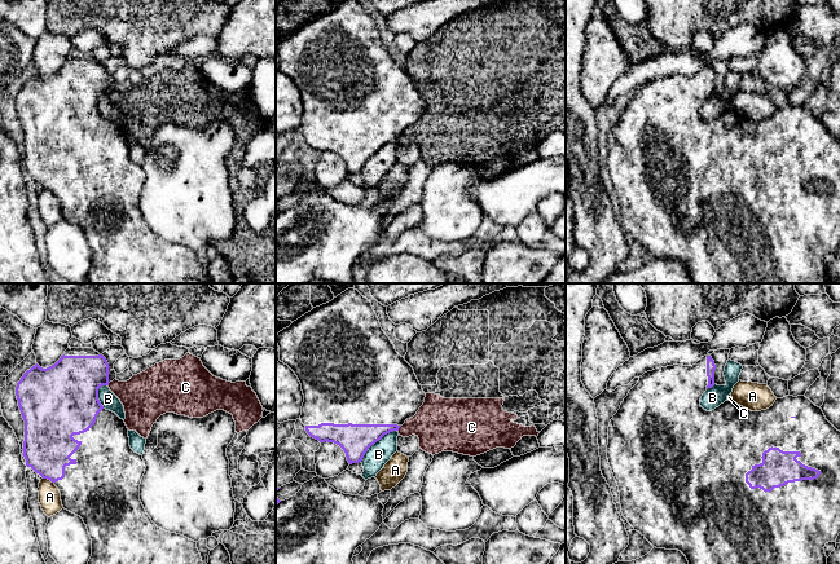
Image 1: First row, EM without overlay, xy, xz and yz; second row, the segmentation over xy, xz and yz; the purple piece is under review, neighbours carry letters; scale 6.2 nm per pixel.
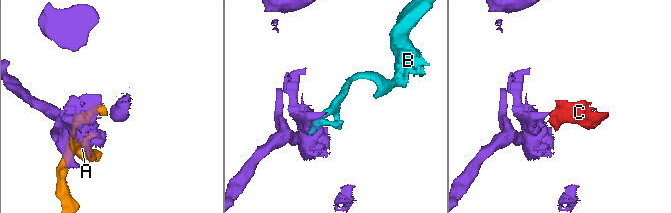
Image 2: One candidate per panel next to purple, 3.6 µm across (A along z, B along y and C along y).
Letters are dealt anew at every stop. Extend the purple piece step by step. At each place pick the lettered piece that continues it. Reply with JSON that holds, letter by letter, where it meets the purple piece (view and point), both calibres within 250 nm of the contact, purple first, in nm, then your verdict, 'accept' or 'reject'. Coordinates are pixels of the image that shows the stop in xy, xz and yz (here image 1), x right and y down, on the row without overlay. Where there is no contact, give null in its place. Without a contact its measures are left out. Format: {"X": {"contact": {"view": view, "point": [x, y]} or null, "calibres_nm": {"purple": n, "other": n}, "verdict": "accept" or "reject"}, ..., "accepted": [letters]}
{"A": {"contact": {"view": "xy", "point": [48, 189]}, "calibres_nm": {"purple": 300, "other": 140}, "verdict": "reject"}, "B": {"contact": {"view": "xz", "point": [375, 151]}, "calibres_nm": {"purple": 190, "other": 140}, "verdict": "reject"}, "C": {"contact": {"view": "xz", "point": [399, 137]}, "calibres_nm": {"purple": 170, "other": 320}, "verdict": "reject"}, "accepted": []}

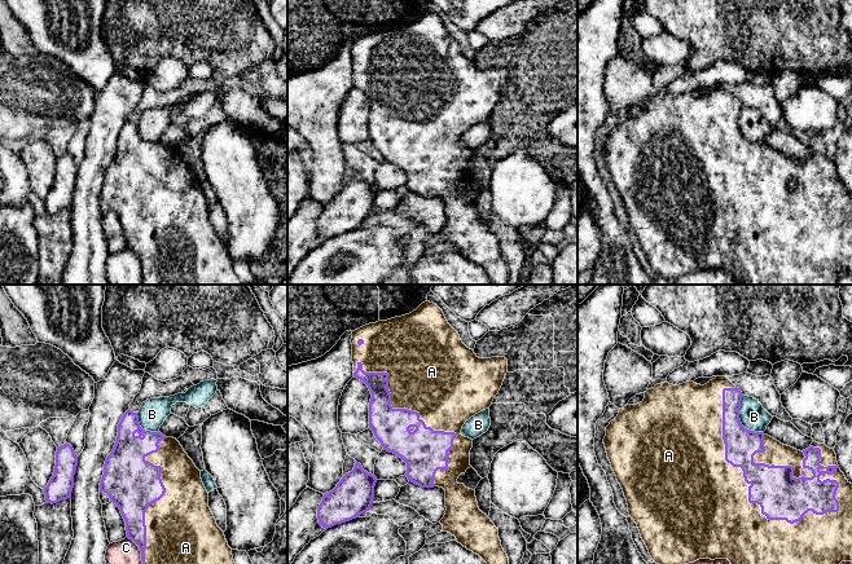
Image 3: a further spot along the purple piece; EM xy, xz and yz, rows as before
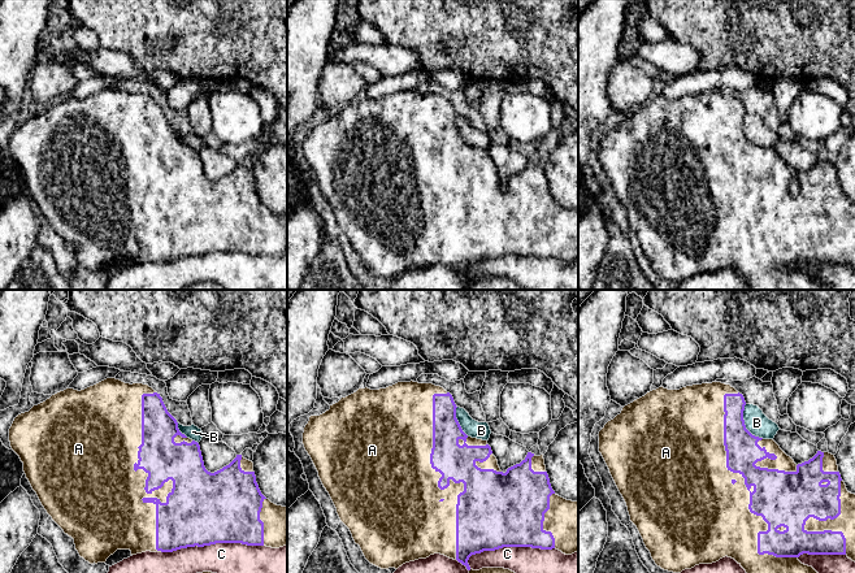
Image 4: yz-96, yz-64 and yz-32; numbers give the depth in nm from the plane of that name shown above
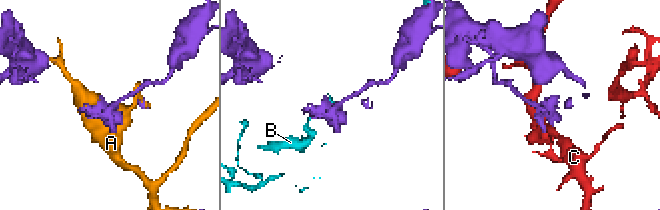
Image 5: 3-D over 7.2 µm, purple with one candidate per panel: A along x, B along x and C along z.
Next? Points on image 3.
{"A": {"contact": {"view": "yz", "point": [749, 197]}, "calibres_nm": {"purple": 280, "other": 480}, "verdict": "accept"}, "B": {"contact": {"view": "yz", "point": [739, 131]}, "calibres_nm": {"purple": 200, "other": 170}, "verdict": "reject"}, "C": {"contact": {"view": "xy", "point": [140, 260]}, "calibres_nm": {"purple": 140, "other": 220}, "verdict": "reject"}, "accepted": ["A"]}

